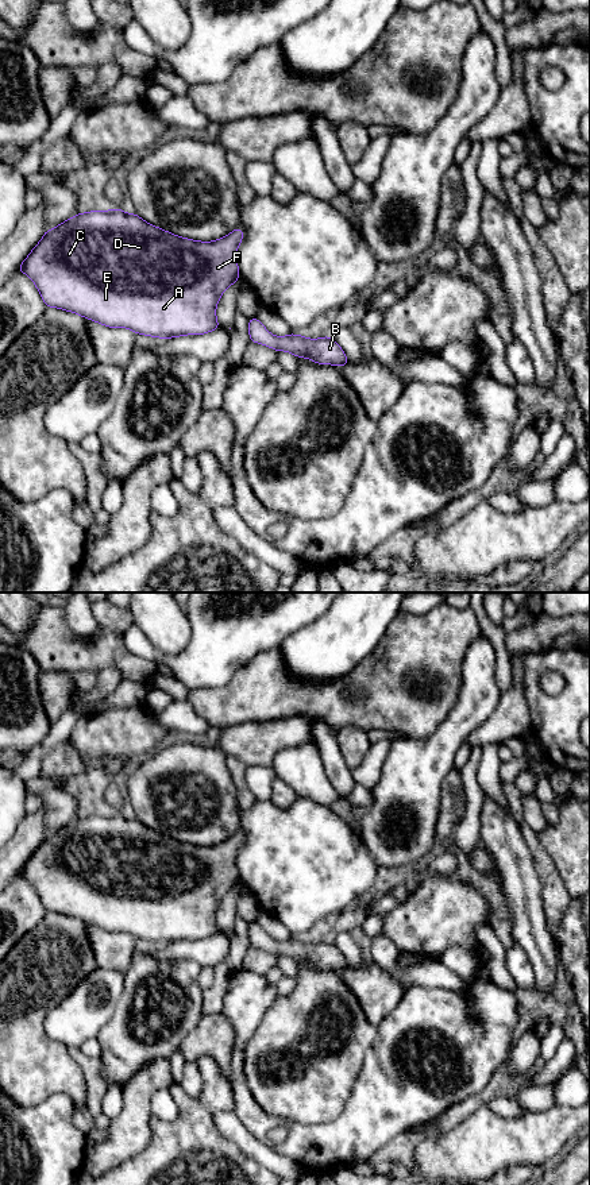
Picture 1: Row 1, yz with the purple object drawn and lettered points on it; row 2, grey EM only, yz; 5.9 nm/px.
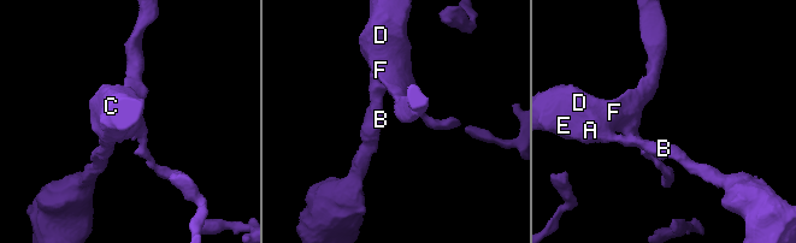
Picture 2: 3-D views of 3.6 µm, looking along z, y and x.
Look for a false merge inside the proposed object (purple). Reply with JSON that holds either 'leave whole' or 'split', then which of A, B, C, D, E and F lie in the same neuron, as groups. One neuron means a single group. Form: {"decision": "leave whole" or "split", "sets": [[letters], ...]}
{"decision": "leave whole", "sets": [["A", "B", "C", "D", "E", "F"]]}

